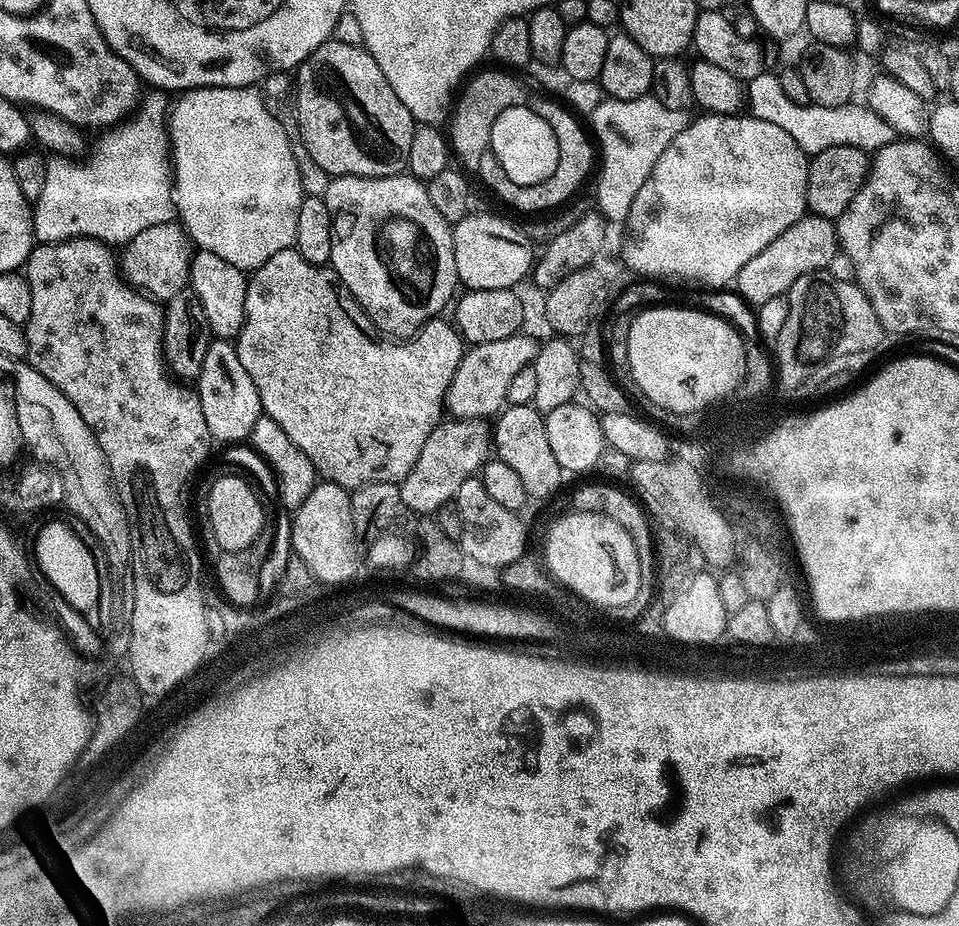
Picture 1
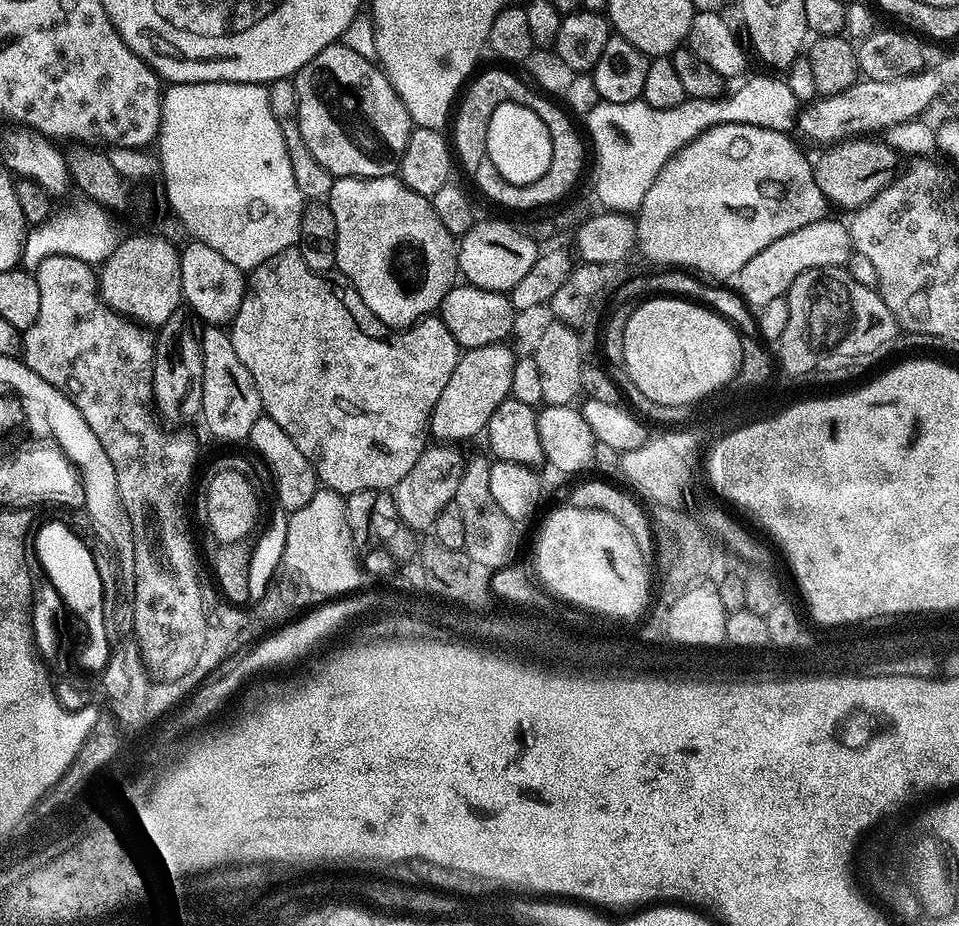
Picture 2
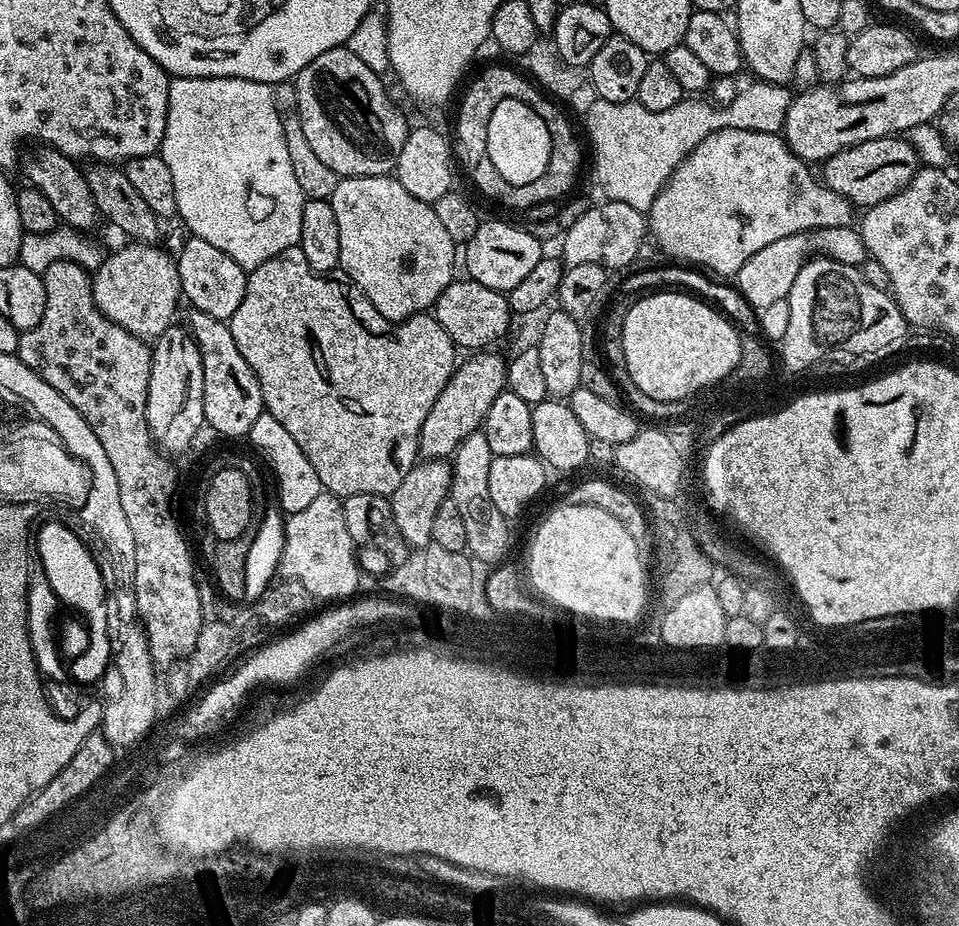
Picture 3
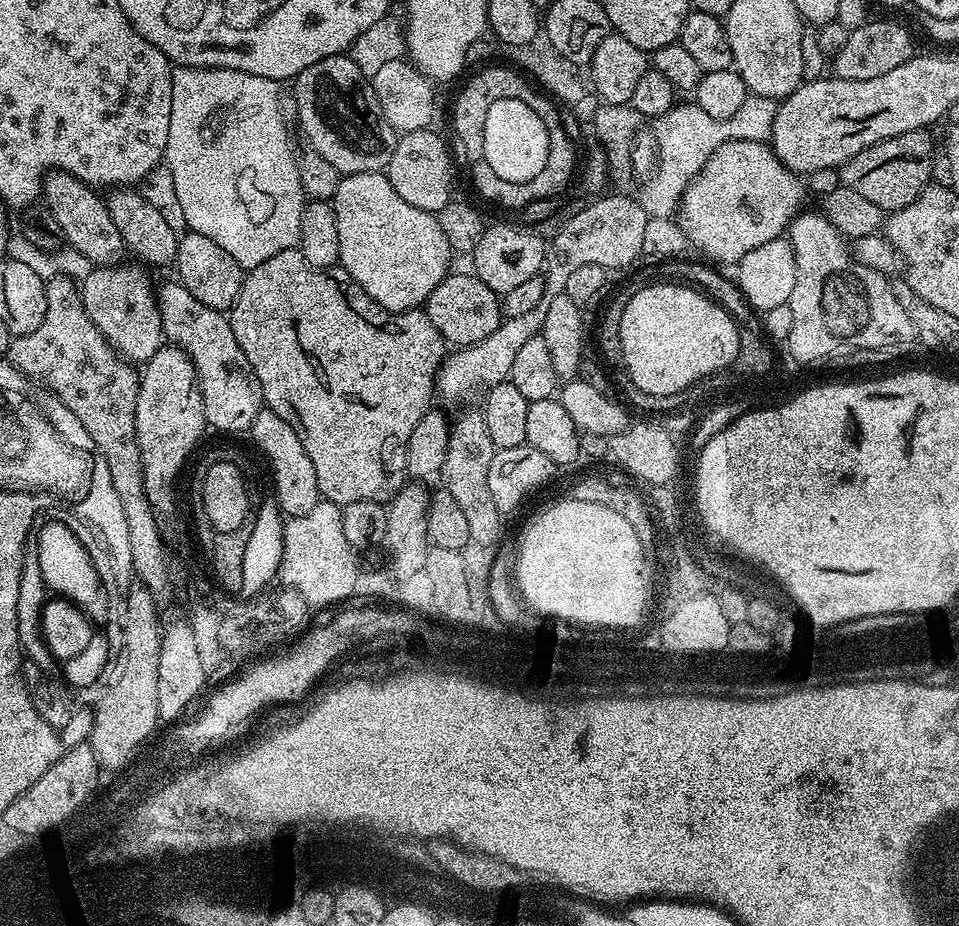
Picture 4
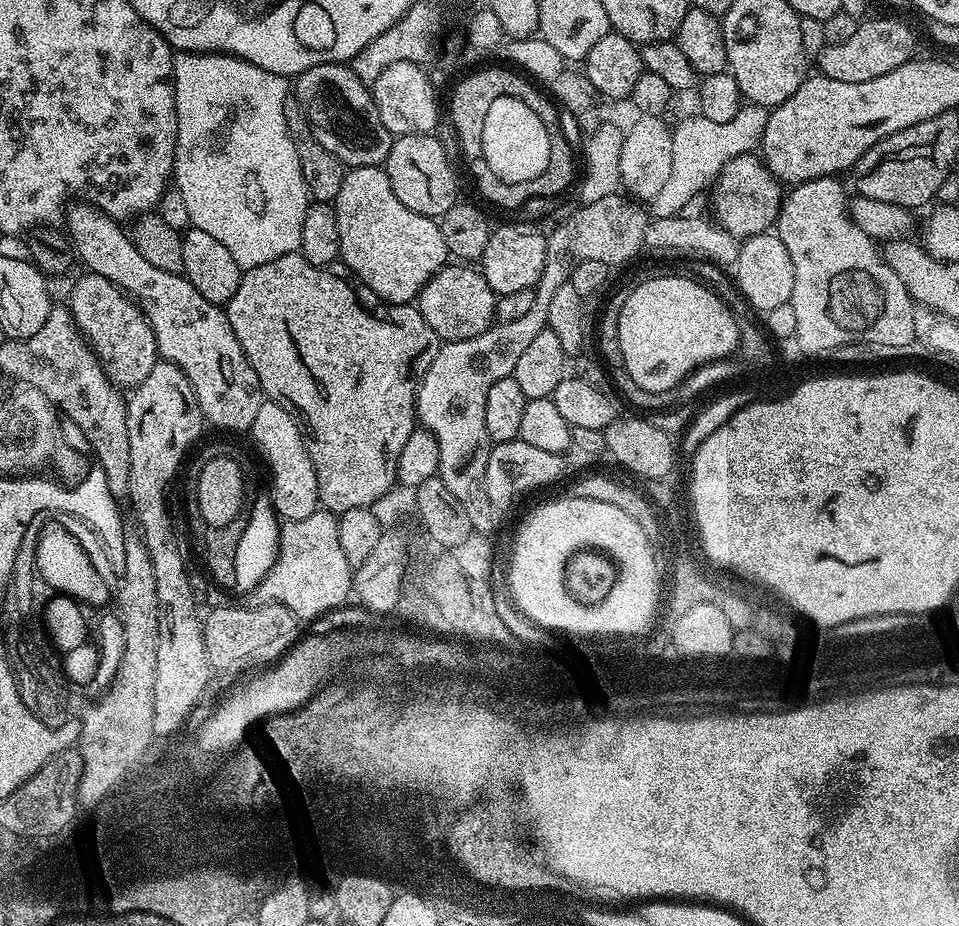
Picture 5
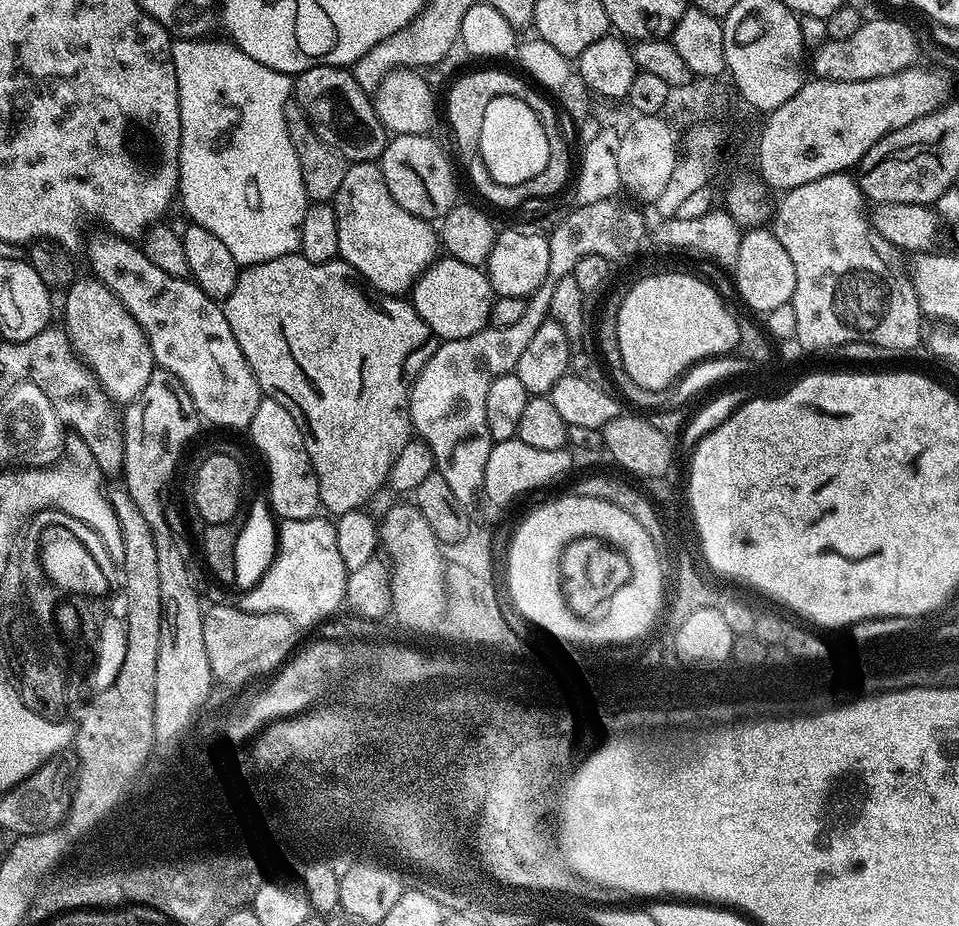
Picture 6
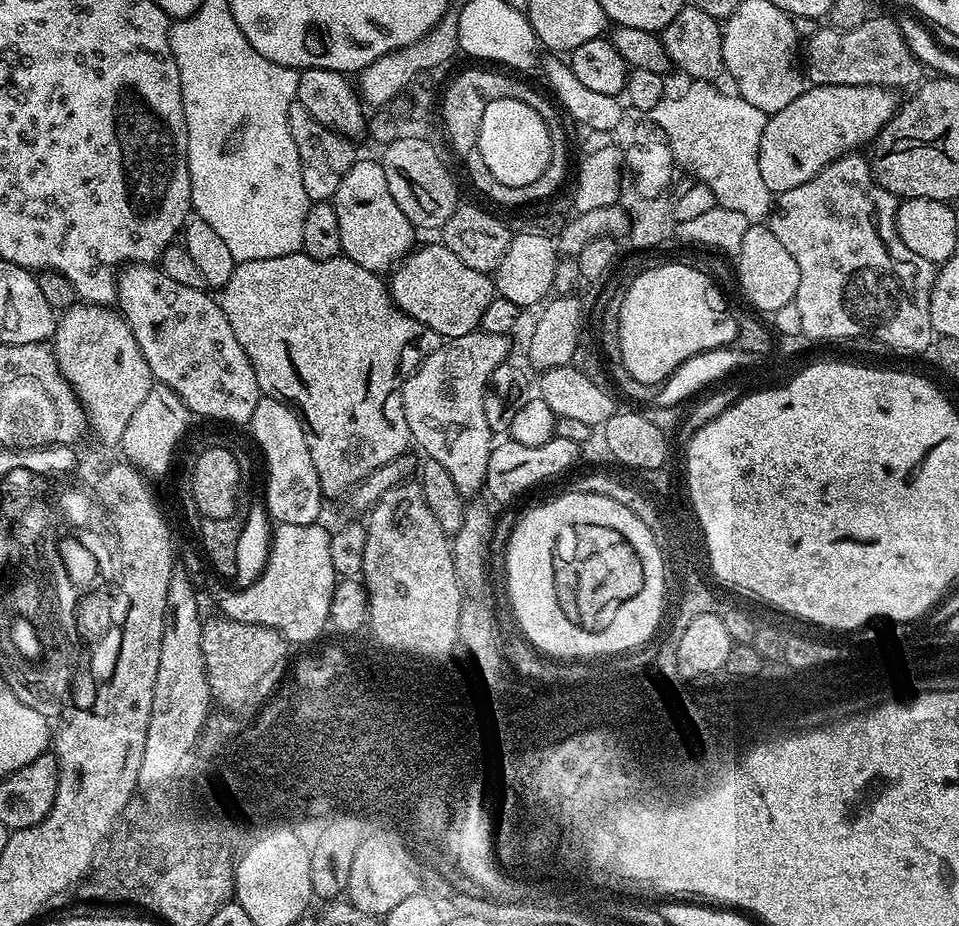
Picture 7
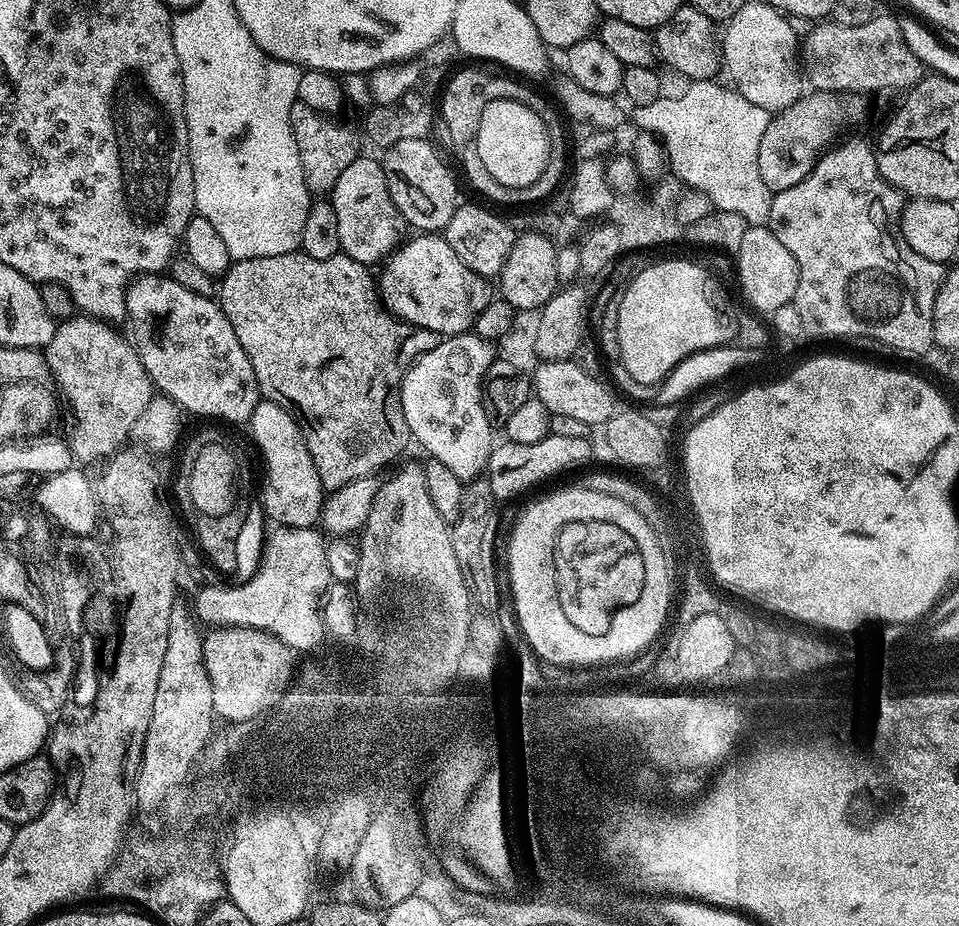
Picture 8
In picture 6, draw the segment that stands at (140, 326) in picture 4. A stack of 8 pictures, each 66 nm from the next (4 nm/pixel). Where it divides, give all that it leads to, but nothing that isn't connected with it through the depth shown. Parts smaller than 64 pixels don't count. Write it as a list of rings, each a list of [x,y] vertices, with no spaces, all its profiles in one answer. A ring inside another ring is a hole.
[[[76,279],[66,290],[66,295],[63,297],[65,300],[62,327],[68,333],[72,351],[83,361],[85,367],[91,369],[93,375],[96,376],[97,383],[100,384],[108,399],[117,405],[120,403],[120,406],[127,406],[136,399],[138,394],[142,394],[146,382],[150,382],[152,377],[154,361],[150,342],[144,331],[138,326],[138,322],[134,322],[134,318],[126,310],[126,306],[122,306],[119,298],[101,280],[87,279]]]

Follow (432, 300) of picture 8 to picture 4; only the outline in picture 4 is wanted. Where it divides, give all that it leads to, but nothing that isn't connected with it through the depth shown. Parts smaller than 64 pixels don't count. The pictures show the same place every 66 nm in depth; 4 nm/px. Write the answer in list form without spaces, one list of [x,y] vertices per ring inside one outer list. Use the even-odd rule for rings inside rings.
[[[464,272],[449,274],[444,277],[430,294],[426,305],[430,322],[438,330],[438,334],[449,345],[465,348],[471,344],[482,342],[482,338],[490,338],[494,330],[498,330],[502,319],[502,300],[486,282],[482,282],[474,274],[468,276]]]

